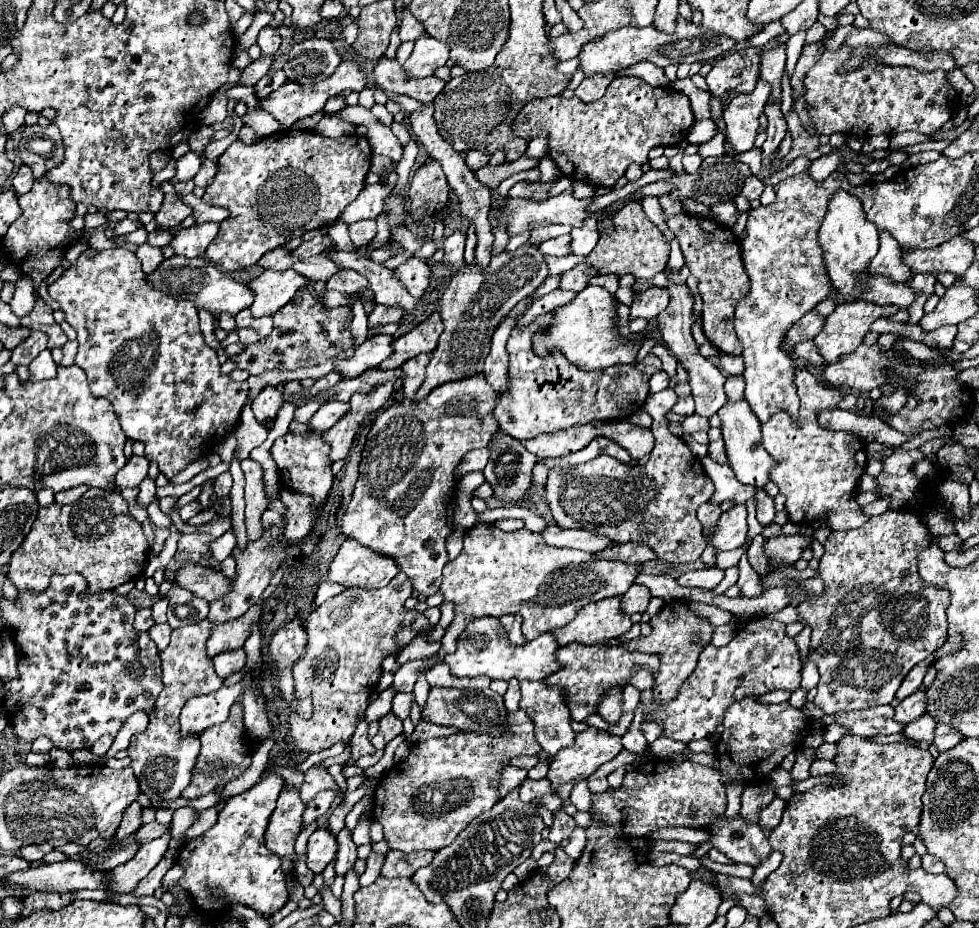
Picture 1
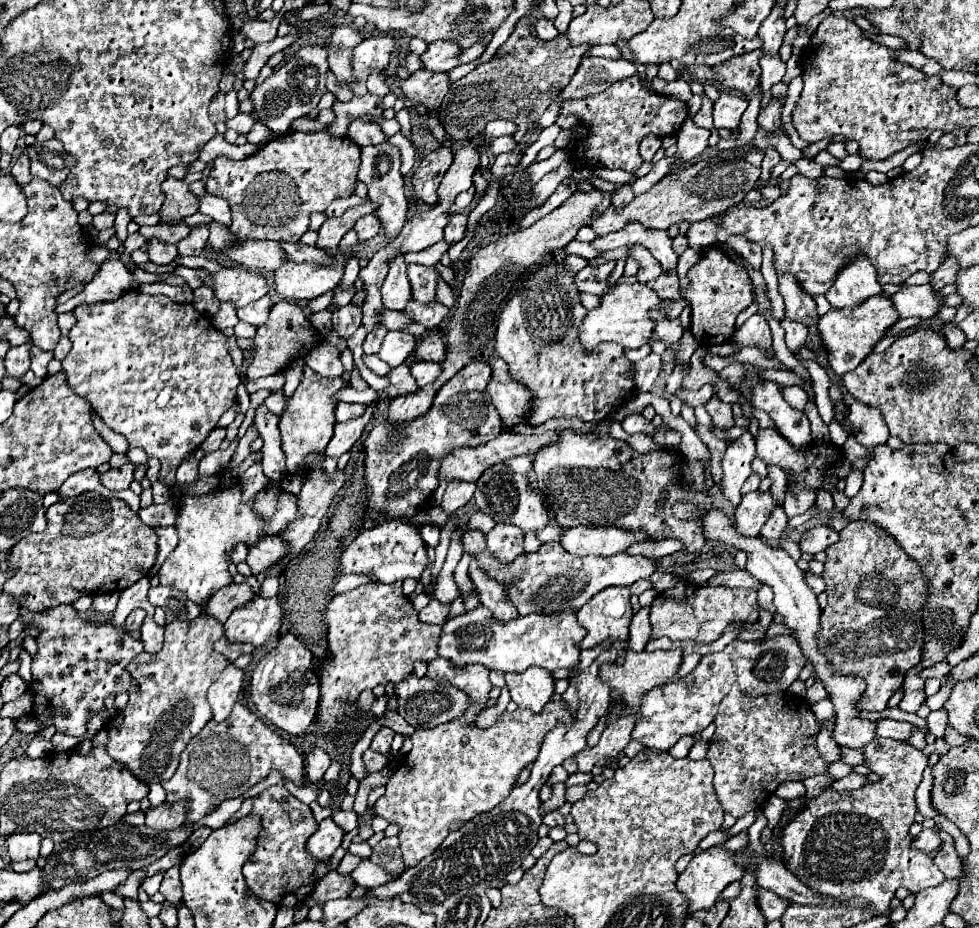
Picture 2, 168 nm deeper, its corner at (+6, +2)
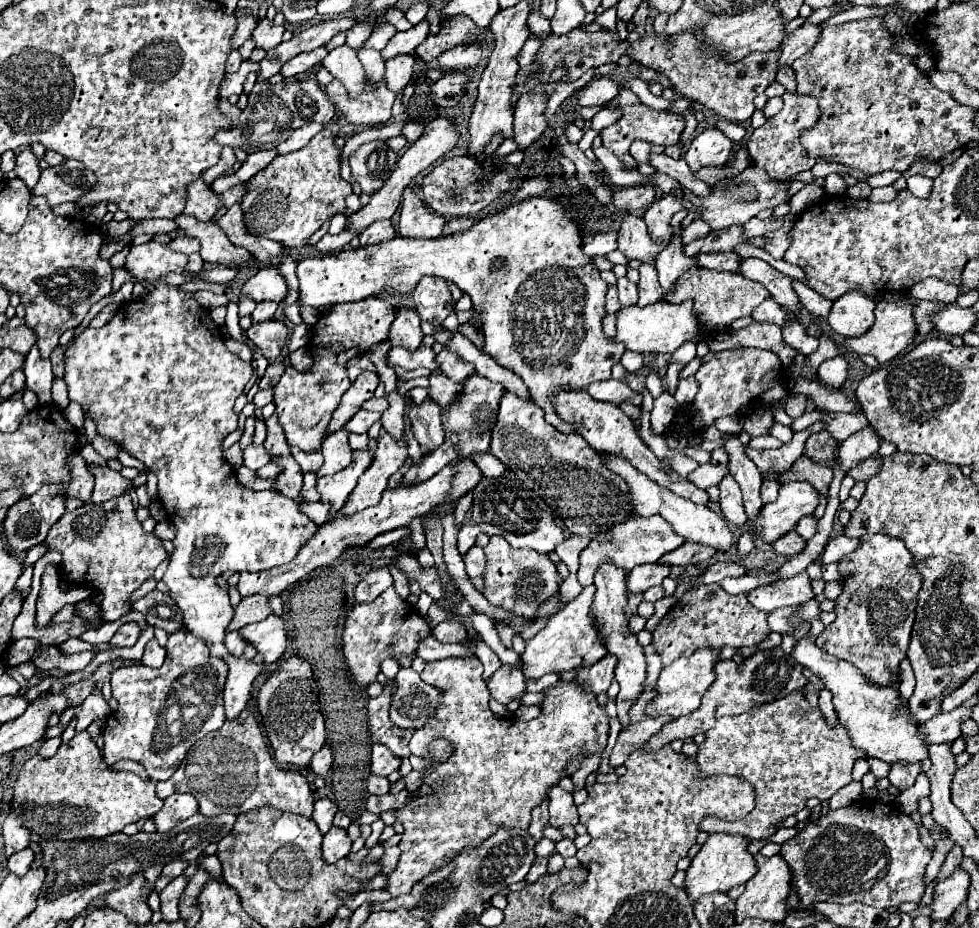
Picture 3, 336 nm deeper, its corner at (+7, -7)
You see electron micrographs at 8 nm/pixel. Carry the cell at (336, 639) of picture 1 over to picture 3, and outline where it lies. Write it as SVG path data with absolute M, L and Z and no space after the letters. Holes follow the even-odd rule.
M388 587L376 601L372 603L356 603L346 619L344 629L344 657L348 661L350 673L356 679L358 685L368 687L372 681L376 681L376 675L380 673L380 661L386 657L396 655L416 655L416 647L420 639L430 635L428 623L418 611L400 599L394 591L394 587Z

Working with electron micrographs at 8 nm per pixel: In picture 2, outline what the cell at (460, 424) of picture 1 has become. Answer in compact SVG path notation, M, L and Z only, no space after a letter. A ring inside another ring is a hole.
M471 362L439 388L427 416L411 420L411 424L403 424L403 428L391 428L387 422L373 426L365 440L365 500L357 506L357 516L363 522L381 524L385 520L407 518L407 524L421 530L421 524L413 524L411 518L419 508L429 504L431 494L437 490L443 458L455 448L485 444L503 428L499 412L495 412L485 390L489 378L491 366L487 362Z

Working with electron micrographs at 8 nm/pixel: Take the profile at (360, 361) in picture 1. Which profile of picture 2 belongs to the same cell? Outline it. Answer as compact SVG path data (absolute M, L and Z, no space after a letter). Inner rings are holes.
M387 332L377 356L389 366L403 364L415 348L415 336L407 332Z

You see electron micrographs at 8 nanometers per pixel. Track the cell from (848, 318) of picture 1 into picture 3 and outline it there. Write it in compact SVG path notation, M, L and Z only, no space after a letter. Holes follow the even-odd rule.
M880 301L880 303L876 303L874 315L876 315L876 323L870 329L870 333L844 341L844 347L848 351L852 351L854 355L874 355L880 363L886 363L890 359L898 357L900 353L904 353L906 347L914 341L914 337L918 333L916 321L914 321L914 303L910 303L910 301L894 301L894 303Z

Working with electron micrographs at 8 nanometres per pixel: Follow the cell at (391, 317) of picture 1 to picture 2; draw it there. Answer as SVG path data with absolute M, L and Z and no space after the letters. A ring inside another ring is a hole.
M379 324L379 326L375 326L375 330L367 332L365 342L363 342L363 352L365 354L377 354L379 346L381 346L381 340L385 338L385 334L387 334L387 328L383 324Z

